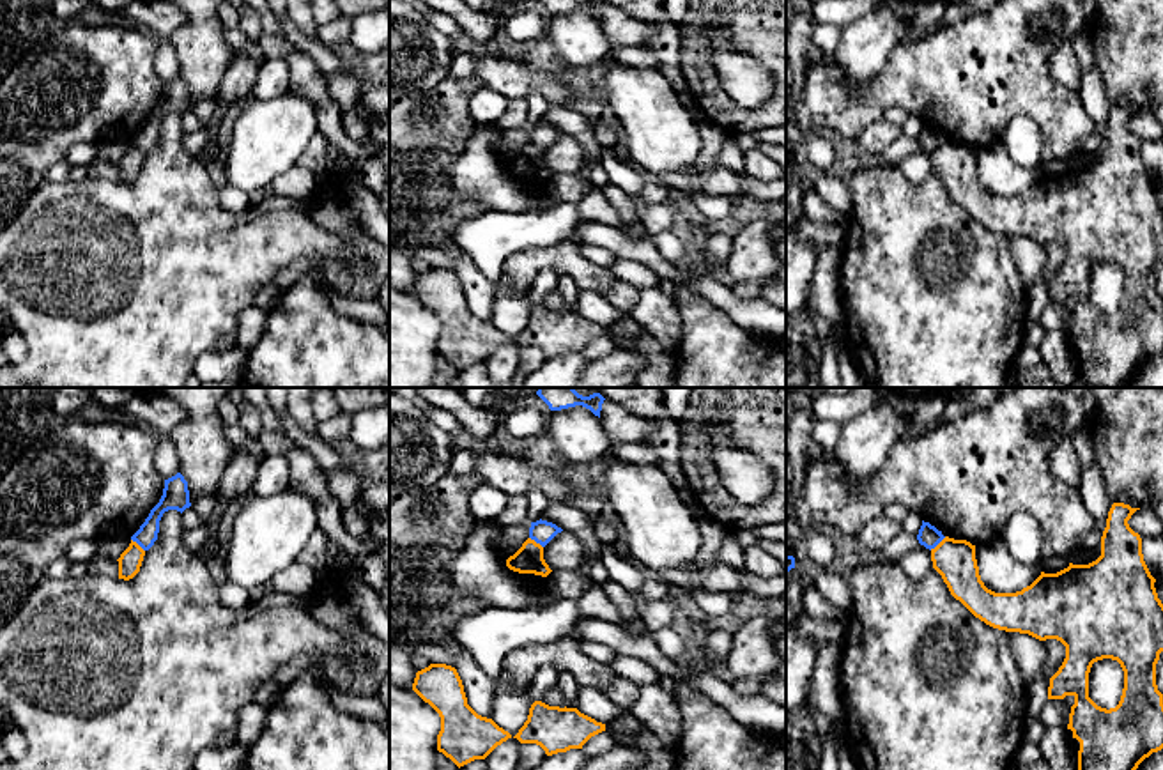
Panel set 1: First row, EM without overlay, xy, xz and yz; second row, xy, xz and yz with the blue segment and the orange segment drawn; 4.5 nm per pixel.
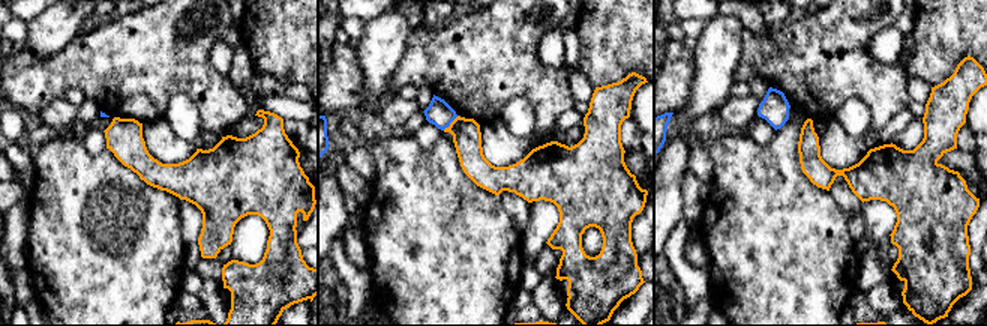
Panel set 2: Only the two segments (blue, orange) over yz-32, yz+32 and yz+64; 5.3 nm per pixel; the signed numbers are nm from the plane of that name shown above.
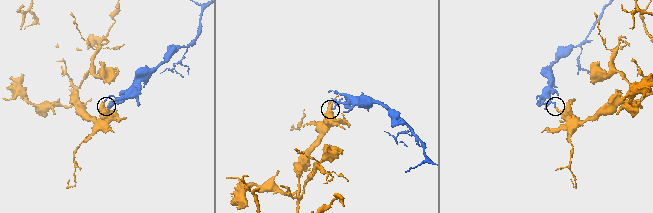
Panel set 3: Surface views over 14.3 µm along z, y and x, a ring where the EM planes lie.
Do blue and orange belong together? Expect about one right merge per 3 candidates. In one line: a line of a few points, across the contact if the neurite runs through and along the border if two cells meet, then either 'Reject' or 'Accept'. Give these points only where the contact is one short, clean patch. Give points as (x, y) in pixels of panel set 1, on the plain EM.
Line: yz (946, 140), (930, 153). Reject

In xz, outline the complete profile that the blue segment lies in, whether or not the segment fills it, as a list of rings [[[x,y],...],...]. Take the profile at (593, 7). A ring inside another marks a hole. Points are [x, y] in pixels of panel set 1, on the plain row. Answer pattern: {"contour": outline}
{"contour": [[[540,0],[551,14],[561,14],[575,9],[589,12],[595,19],[600,21],[604,0]]]}

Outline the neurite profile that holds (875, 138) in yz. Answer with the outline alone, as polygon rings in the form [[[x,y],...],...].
[[[882,117],[866,126],[853,145],[857,145],[866,154],[882,156],[899,136],[901,126]]]

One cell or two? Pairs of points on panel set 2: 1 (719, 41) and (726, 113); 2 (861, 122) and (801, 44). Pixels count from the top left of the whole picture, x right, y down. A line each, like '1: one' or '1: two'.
1: two
2: two

